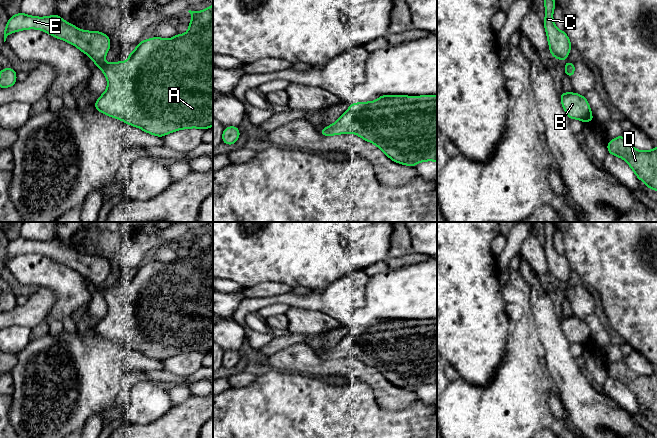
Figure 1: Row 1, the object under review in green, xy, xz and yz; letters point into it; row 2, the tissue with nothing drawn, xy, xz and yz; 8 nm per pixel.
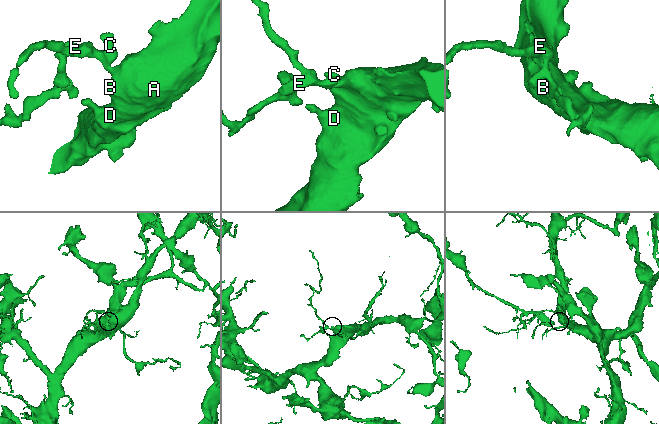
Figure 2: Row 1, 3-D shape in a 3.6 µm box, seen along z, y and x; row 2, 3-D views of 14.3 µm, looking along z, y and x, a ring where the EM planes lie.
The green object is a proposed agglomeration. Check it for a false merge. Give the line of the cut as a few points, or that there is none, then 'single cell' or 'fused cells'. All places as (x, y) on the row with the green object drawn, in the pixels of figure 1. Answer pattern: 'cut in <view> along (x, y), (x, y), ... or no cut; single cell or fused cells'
no cut; single cell

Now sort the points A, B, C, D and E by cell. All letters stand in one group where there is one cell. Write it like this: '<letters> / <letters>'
A B C D E

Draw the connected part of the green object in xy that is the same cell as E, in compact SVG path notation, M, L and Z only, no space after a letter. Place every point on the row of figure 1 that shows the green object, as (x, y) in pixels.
M213 4L199 12L191 10L188 12L192 16L192 21L188 24L187 33L177 34L169 40L154 37L141 41L134 51L129 52L129 59L123 62L104 62L104 57L110 49L108 35L98 31L80 30L75 25L64 21L57 14L48 17L35 17L20 12L11 16L4 30L4 42L7 36L13 32L39 29L76 46L93 60L96 67L103 71L108 82L106 91L93 106L99 112L120 119L128 125L138 127L157 137L181 129L200 128L206 130L213 126Z

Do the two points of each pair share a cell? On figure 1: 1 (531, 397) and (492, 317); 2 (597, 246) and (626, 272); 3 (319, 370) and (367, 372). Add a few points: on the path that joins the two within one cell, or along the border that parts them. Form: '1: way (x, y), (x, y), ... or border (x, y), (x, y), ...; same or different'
1: border (506, 352), (495, 373); different
2: way (604, 250), (619, 265); same
3: way (331, 368), (355, 369); same

